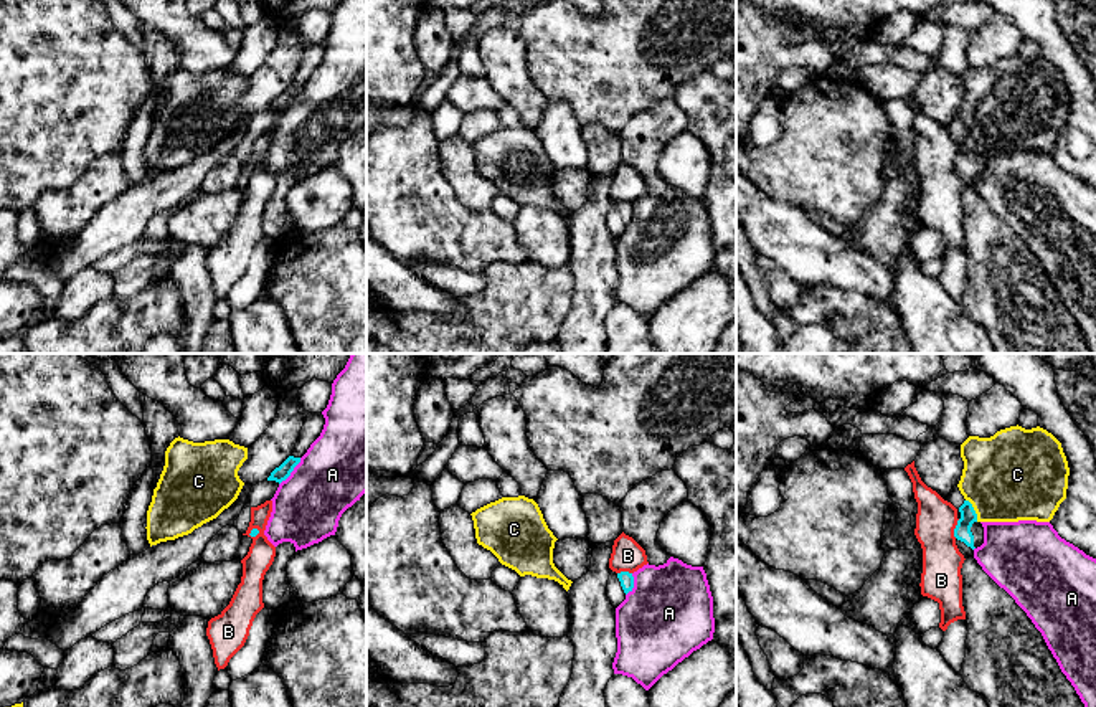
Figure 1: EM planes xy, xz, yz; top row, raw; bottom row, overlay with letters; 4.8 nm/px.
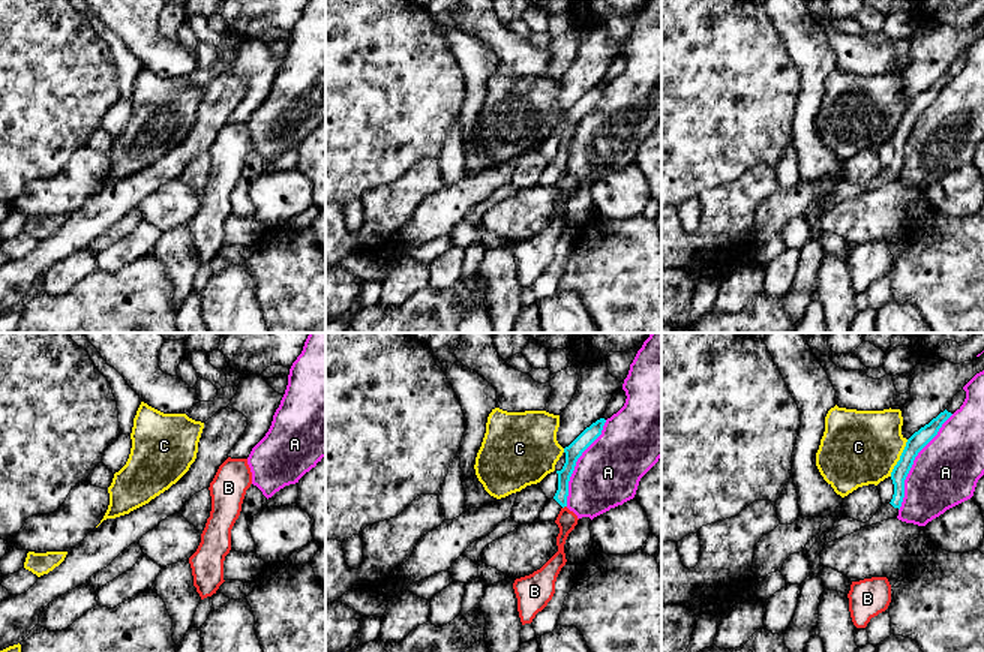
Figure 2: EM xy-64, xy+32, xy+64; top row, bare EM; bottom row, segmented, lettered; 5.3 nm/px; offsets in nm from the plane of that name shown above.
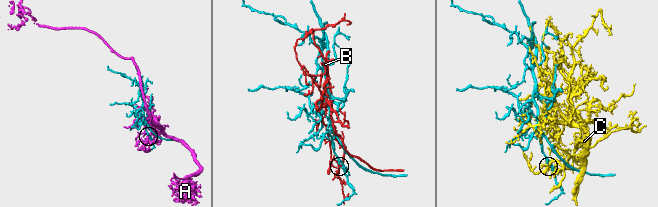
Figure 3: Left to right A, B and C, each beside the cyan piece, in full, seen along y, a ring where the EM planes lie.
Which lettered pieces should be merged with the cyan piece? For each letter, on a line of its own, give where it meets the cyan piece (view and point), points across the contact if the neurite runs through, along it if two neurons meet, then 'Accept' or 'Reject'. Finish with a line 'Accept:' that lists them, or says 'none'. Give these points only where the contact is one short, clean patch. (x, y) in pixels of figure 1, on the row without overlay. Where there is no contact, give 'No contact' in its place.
A: Touches cyan at xy (292, 99). Reject
B: Touches cyan at yz (954, 159). Boundary: yz (959, 149), (954, 167). Reject
C: Touches cyan at yz (974, 141). Reject
Accept: none

